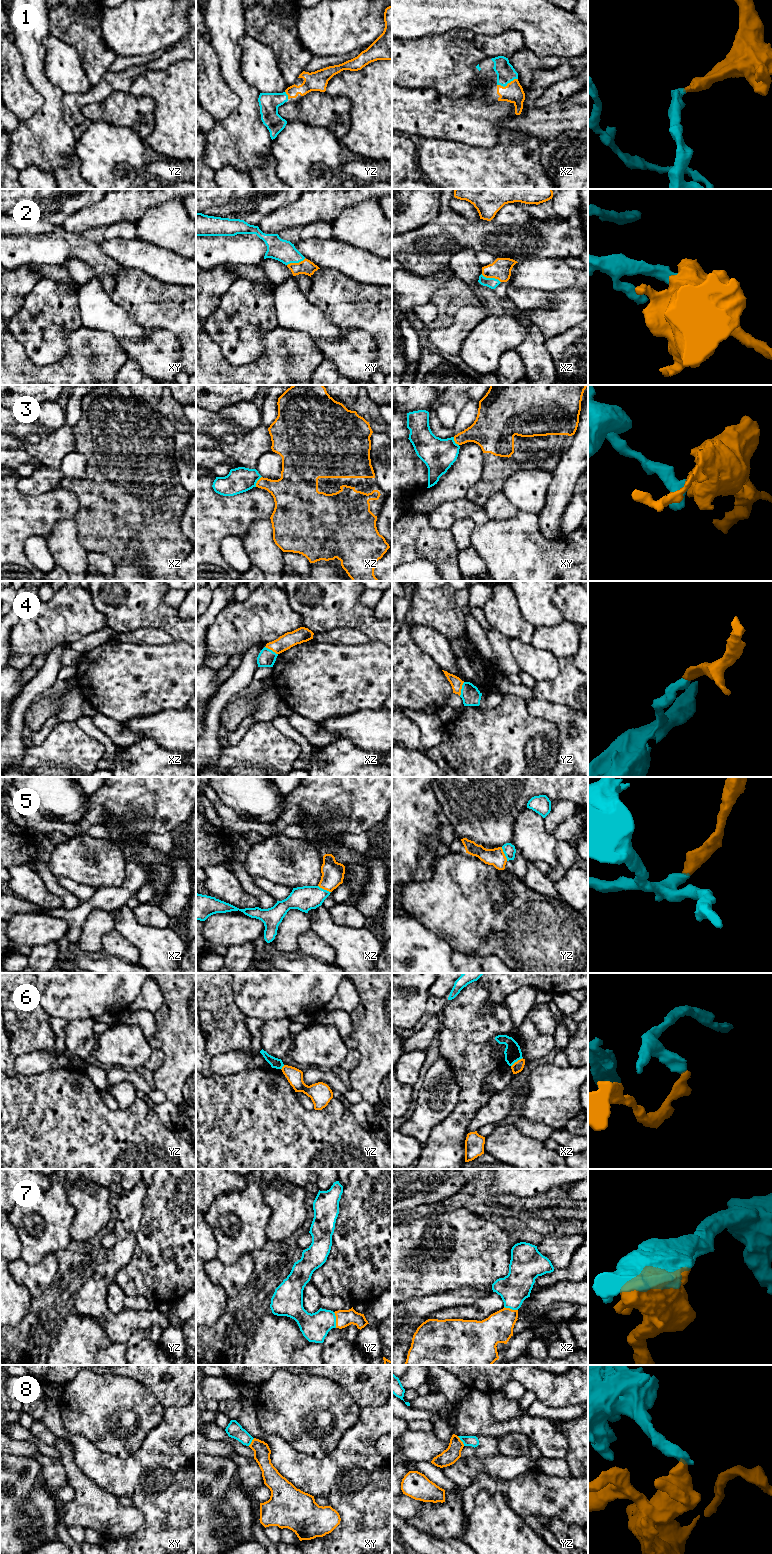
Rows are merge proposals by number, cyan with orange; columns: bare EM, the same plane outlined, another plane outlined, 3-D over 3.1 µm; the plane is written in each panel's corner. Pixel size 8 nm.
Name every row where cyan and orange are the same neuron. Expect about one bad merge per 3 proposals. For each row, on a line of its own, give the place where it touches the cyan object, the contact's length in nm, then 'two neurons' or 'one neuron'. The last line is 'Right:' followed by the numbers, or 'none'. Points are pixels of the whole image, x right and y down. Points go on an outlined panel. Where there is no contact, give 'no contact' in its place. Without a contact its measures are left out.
1: xz (507, 83) | 180 nm | one neuron
2: xz (491, 278) | 170 nm | one neuron
3: xz (257, 480) | 100 nm | two neurons
4: yz (461, 689) | 120 nm | two neurons
5: yz (504, 853) | 120 nm | one neuron
6: xz (516, 1061) | 120 nm | two neurons
7: yz (335, 1320) | 130 nm | one neuron
8: yz (461, 1440) | 100 nm | two neurons
Right: 1, 2, 5, 7

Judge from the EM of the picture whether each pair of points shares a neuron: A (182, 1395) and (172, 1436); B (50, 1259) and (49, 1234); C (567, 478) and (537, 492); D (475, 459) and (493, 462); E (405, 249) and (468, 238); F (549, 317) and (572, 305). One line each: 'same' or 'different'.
A: different
B: different
C: different
D: different
E: same
F: same

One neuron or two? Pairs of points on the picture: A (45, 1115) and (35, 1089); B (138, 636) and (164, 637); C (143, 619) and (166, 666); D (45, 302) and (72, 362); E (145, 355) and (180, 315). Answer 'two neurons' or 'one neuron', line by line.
A: one neuron
B: one neuron
C: two neurons
D: two neurons
E: two neurons

